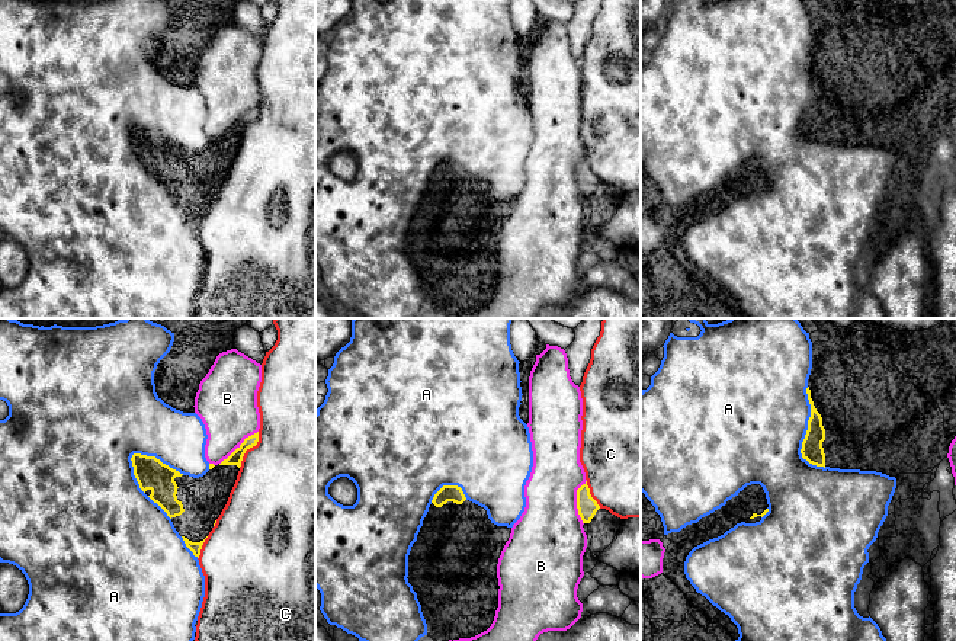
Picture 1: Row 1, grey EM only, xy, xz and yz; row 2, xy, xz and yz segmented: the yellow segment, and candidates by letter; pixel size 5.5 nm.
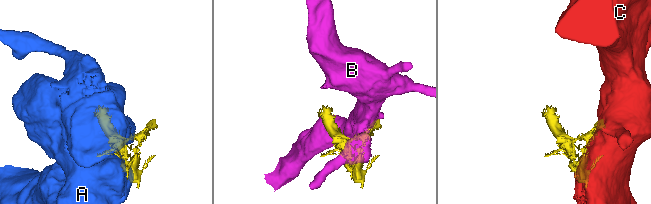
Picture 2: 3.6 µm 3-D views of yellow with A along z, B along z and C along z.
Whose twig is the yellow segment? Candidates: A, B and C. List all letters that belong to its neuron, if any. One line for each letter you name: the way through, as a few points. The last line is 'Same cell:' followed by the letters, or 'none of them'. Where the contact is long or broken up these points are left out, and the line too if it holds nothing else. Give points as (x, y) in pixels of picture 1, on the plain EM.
Same cell: A

